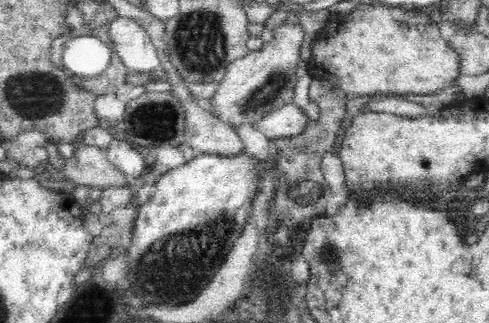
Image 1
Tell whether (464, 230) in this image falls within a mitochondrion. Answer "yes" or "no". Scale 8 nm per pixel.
no

